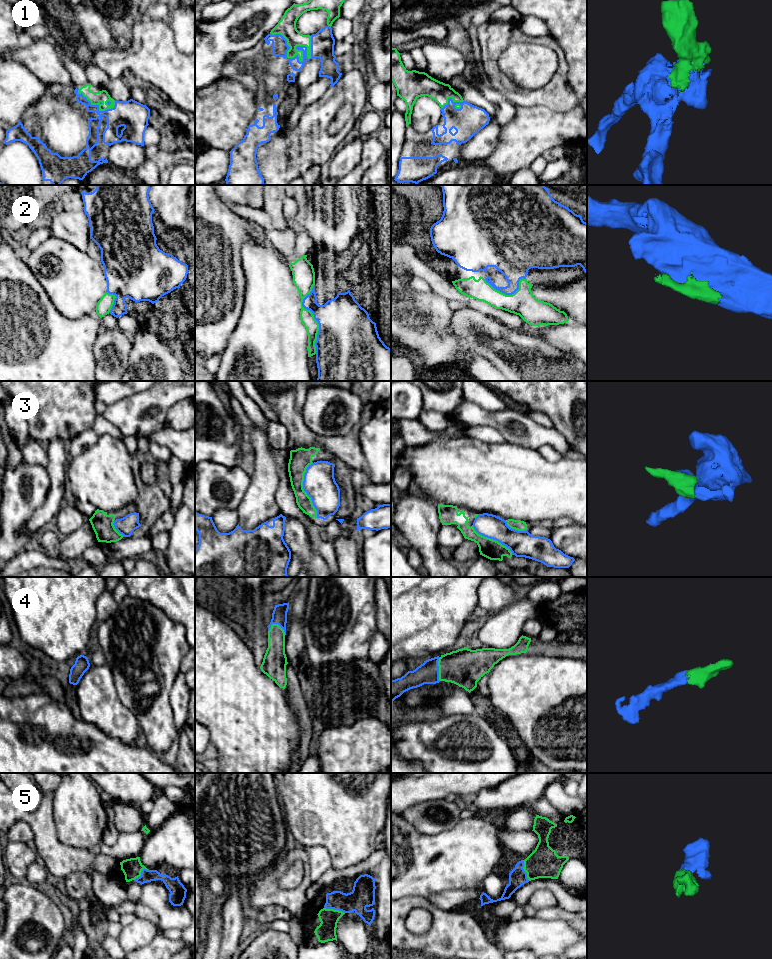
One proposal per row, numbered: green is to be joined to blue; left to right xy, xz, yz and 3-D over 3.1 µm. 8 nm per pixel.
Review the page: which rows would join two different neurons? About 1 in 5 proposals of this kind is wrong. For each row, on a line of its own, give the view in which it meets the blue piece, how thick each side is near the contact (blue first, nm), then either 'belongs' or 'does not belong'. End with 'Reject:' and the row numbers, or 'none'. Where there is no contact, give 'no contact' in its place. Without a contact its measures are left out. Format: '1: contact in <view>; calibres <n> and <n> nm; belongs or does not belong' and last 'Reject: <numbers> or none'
1: contact in xz; calibres 190 and 140 nm; belongs
2: contact in xz; calibres 420 and 110 nm; belongs
3: contact in xz; calibres 260 and 160 nm; does not belong
4: contact in yz; calibres 180 and 300 nm; belongs
5: contact in xz; calibres 190 and 160 nm; belongs
Reject: 3

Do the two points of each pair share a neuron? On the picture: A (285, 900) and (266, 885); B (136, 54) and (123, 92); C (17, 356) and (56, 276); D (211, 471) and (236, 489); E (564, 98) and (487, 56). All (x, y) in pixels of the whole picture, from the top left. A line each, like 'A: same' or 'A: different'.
A: same
B: different
C: different
D: same
E: same

